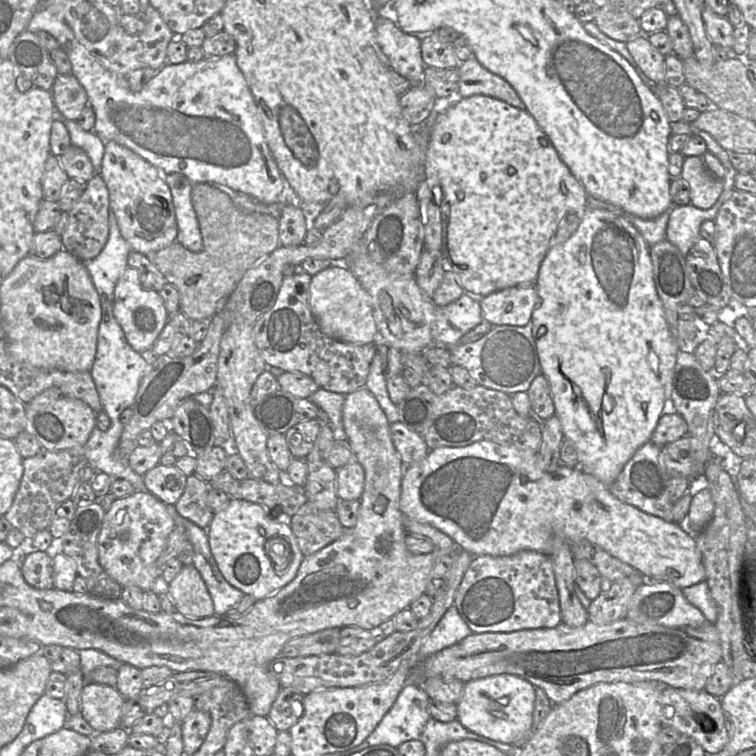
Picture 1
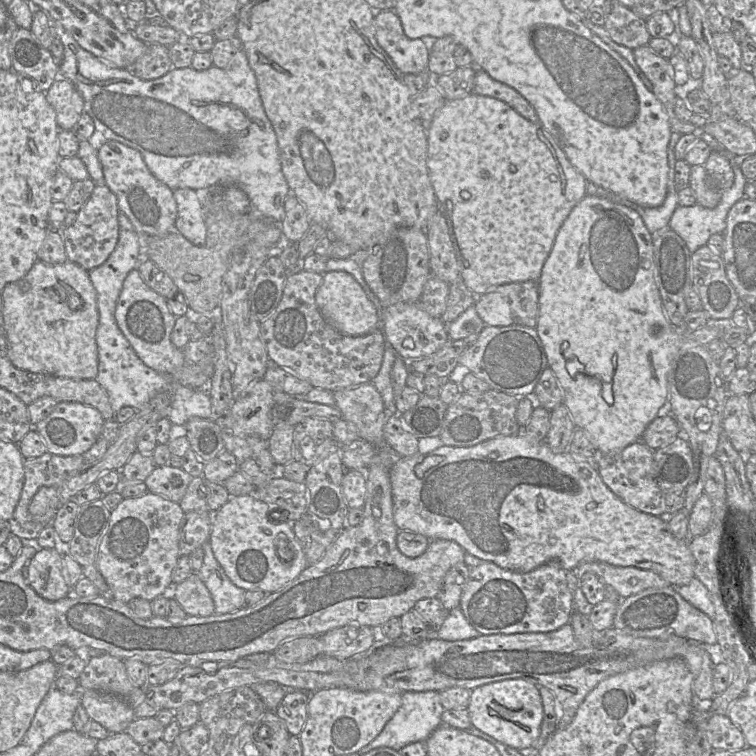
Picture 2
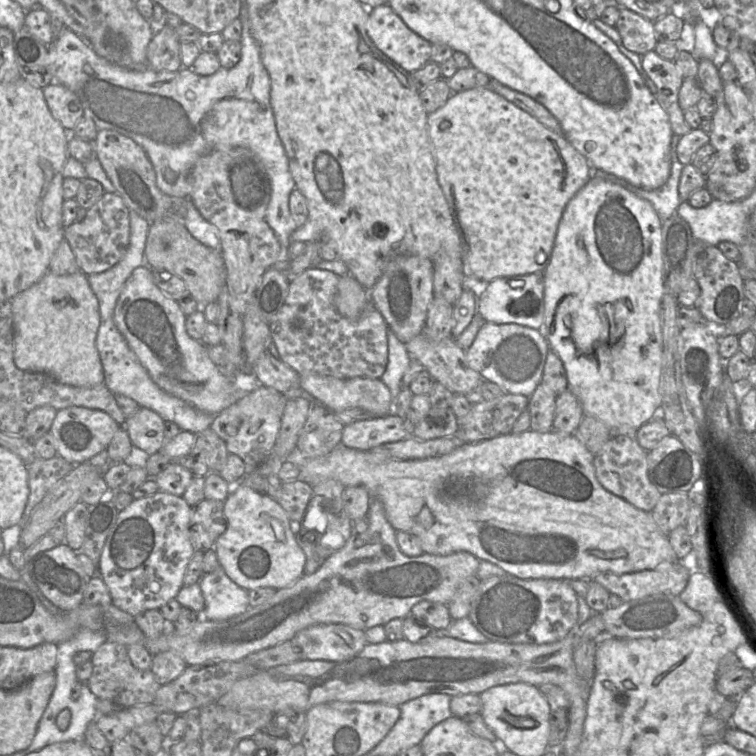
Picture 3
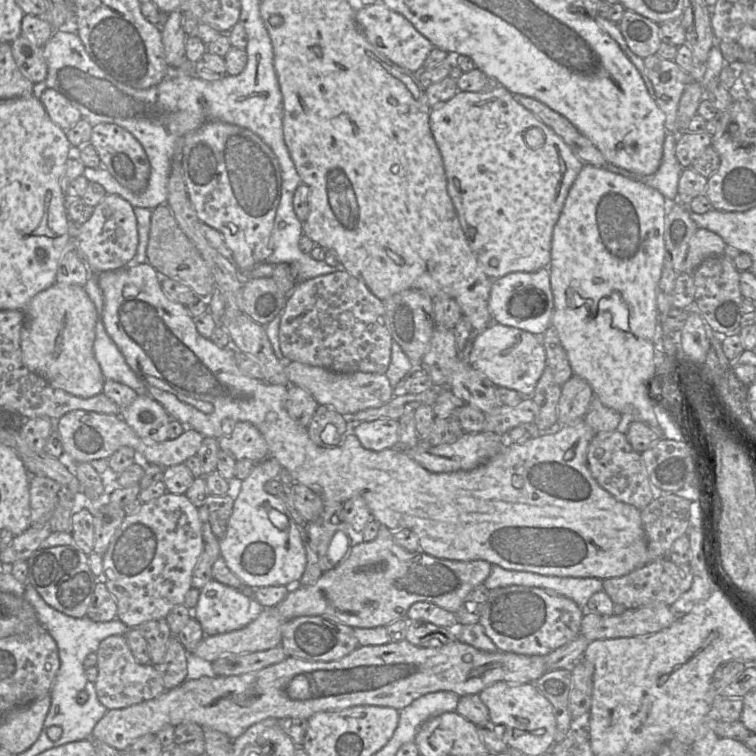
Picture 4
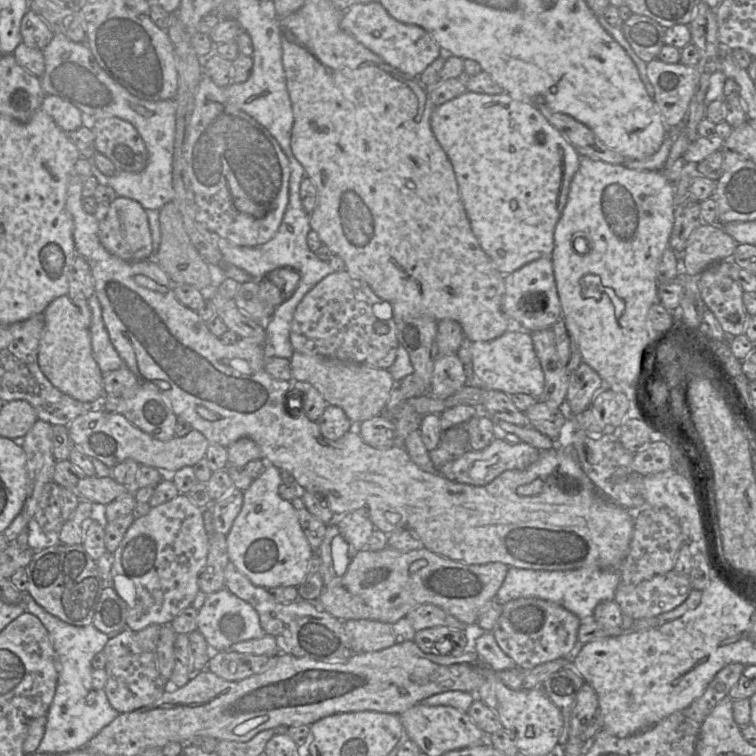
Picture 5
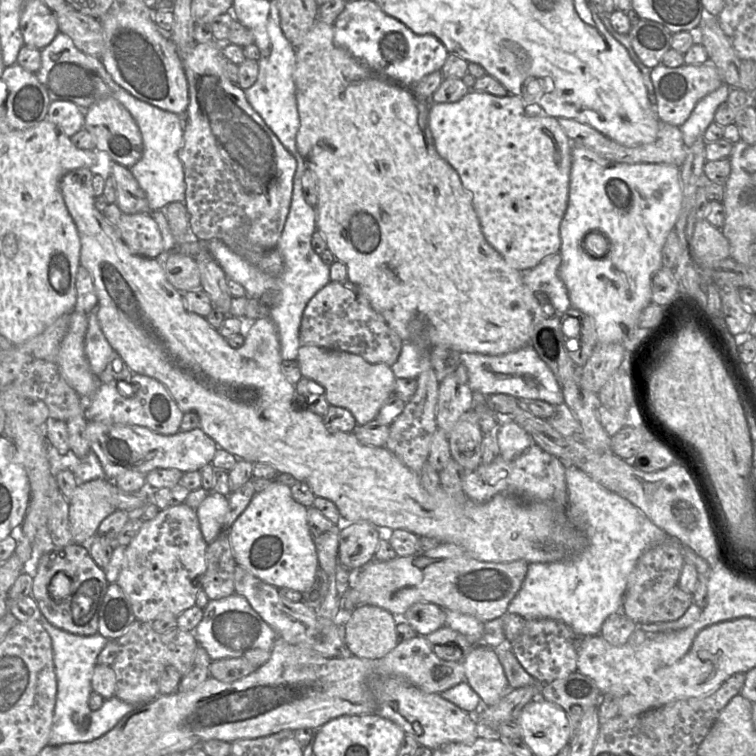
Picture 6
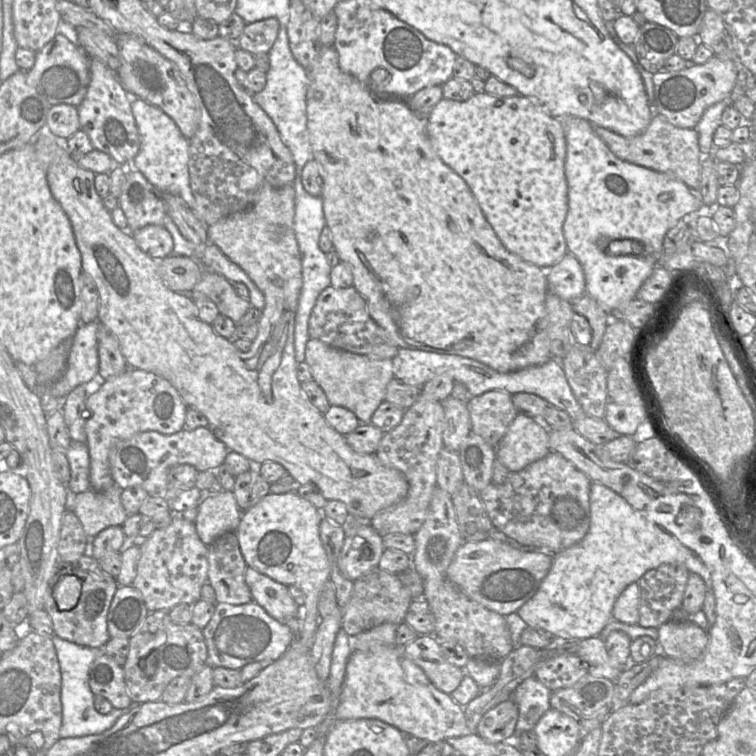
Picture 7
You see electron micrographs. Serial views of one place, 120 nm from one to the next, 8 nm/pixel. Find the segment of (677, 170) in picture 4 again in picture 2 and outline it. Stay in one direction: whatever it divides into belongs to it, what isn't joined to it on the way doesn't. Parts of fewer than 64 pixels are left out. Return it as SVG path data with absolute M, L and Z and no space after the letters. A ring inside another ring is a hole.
M669 170L669 181L668 181L668 191L666 198L662 205L658 207L645 207L638 205L635 202L632 202L628 199L611 199L617 201L617 203L626 205L635 211L641 216L644 221L645 226L649 232L653 235L658 230L669 226L670 219L678 206L678 192L676 190L674 170Z

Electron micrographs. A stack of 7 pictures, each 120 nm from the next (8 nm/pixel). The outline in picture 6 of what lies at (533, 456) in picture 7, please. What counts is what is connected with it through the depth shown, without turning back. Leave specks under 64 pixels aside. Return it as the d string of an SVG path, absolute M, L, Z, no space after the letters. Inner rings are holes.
M511 418L499 425L497 442L501 456L508 461L519 457L534 443L531 436Z

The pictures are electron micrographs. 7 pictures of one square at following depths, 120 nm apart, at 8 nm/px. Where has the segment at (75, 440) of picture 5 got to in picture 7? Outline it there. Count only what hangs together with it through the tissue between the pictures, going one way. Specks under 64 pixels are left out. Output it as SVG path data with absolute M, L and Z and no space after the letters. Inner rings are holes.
M208 427L183 429L171 435L156 431L140 432L130 439L118 442L110 452L111 475L122 489L140 486L151 496L163 497L169 489L167 479L170 468L189 464L199 472L215 470L224 463L229 449L218 440Z

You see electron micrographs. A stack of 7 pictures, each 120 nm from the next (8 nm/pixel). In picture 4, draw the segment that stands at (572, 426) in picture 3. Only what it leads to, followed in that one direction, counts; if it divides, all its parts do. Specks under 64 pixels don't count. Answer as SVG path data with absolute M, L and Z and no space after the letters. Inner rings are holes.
M573 375L562 387L558 402L558 423L563 426L584 420L594 392L583 378Z

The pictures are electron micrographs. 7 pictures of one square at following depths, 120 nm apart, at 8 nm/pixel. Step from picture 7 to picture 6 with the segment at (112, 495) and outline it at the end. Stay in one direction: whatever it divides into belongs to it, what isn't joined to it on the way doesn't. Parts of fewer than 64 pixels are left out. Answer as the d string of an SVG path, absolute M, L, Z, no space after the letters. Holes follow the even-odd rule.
M107 478L78 484L69 504L69 522L74 544L87 545L101 522L116 507L111 503L114 481Z

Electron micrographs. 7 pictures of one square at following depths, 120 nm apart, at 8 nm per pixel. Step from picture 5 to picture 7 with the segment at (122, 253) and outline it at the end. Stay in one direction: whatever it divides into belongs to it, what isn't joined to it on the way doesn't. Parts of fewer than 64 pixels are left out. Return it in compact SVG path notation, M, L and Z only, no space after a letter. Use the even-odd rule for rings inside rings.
M151 224L130 232L137 246L156 261L173 253L172 236L164 226Z

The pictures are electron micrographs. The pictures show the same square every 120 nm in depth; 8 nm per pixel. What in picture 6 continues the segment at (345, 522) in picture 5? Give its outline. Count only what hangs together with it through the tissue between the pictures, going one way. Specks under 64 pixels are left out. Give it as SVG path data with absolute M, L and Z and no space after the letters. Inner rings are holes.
M357 521L342 528L339 537L339 561L350 569L376 558L381 537L378 527L368 521Z

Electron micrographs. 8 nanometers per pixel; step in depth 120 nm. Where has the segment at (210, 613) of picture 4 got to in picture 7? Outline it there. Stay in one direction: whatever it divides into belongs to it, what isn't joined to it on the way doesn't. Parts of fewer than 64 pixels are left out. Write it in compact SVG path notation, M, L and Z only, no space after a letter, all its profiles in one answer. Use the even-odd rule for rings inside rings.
M255 601L240 605L216 603L214 614L202 633L208 651L207 664L238 670L252 662L277 660L294 640L291 629Z

